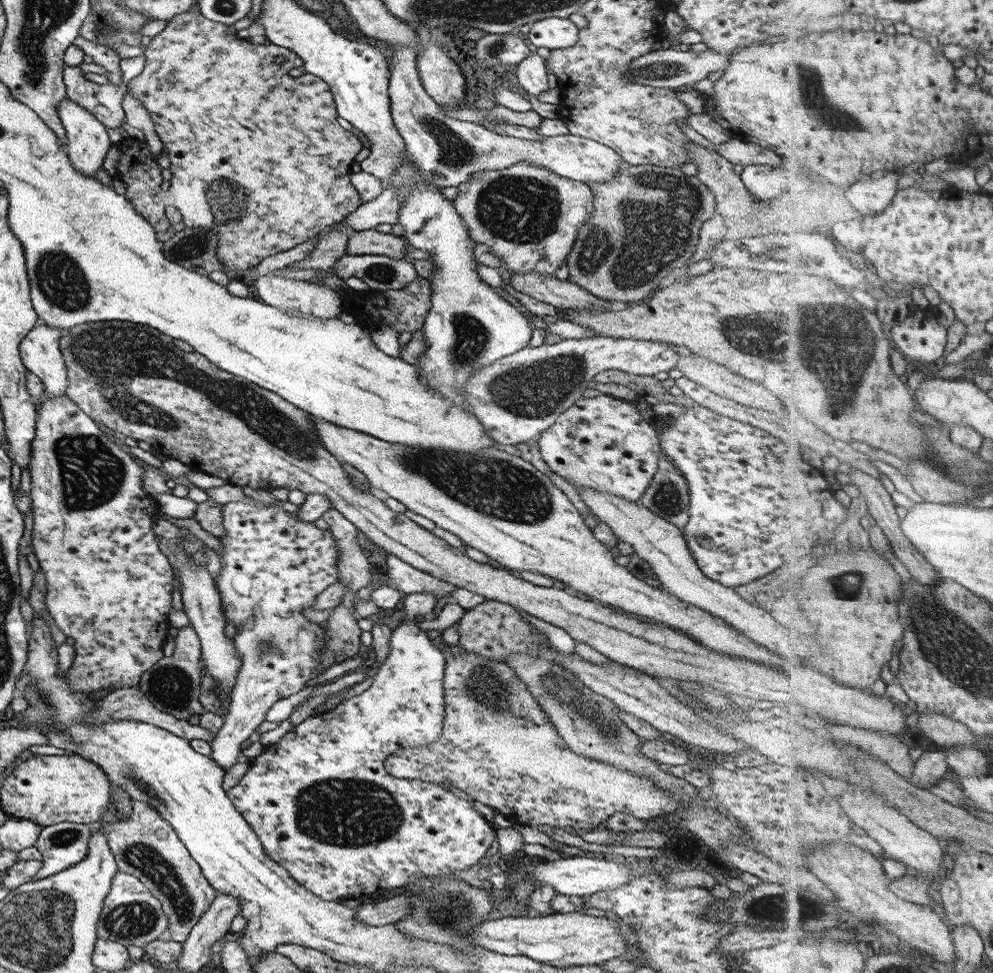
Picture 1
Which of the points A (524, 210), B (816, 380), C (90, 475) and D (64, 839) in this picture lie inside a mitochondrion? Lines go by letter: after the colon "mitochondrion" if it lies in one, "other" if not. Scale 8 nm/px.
A: mitochondrion
B: mitochondrion
C: mitochondrion
D: mitochondrion

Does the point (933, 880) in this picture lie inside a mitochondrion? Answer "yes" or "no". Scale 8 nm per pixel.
no

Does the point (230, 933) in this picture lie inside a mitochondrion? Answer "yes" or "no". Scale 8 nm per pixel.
no

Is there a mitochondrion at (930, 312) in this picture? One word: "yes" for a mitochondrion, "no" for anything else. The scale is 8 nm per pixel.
no

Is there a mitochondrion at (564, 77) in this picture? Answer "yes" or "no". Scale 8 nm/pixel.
no

